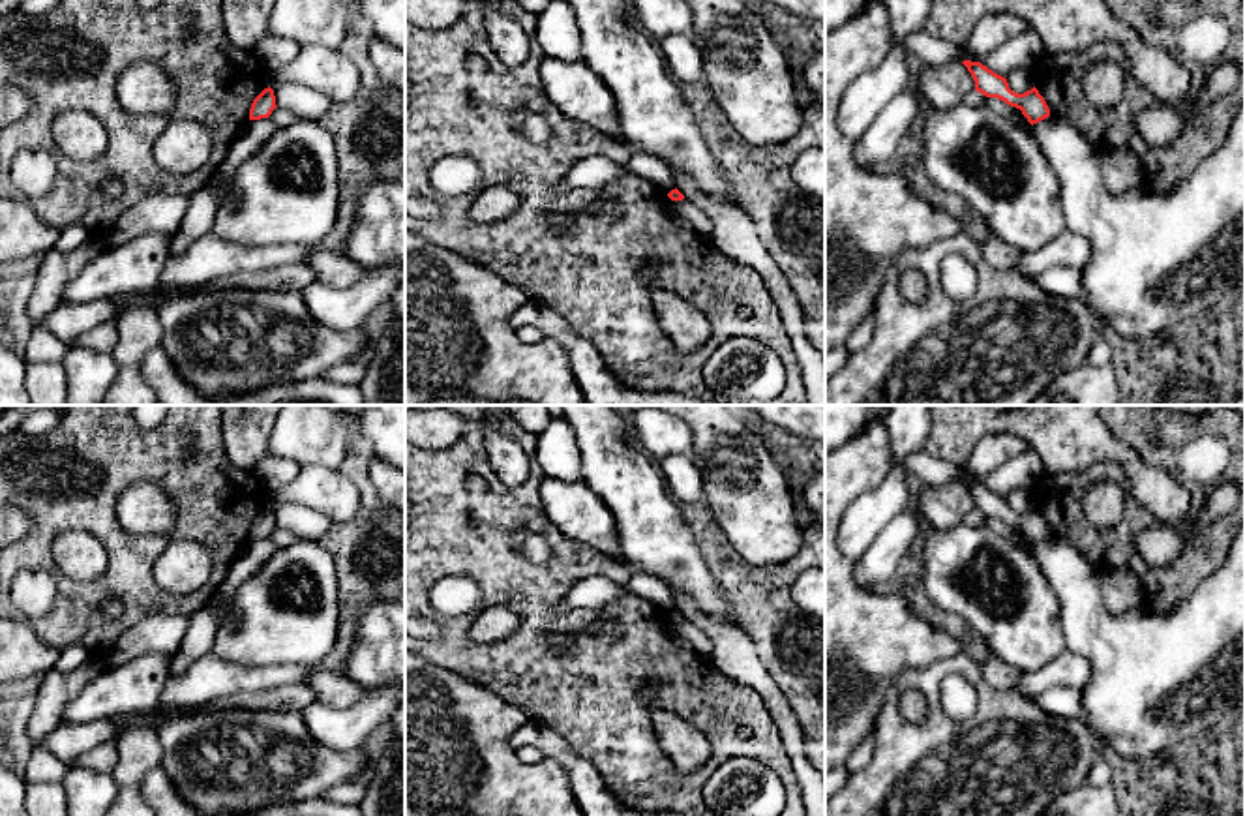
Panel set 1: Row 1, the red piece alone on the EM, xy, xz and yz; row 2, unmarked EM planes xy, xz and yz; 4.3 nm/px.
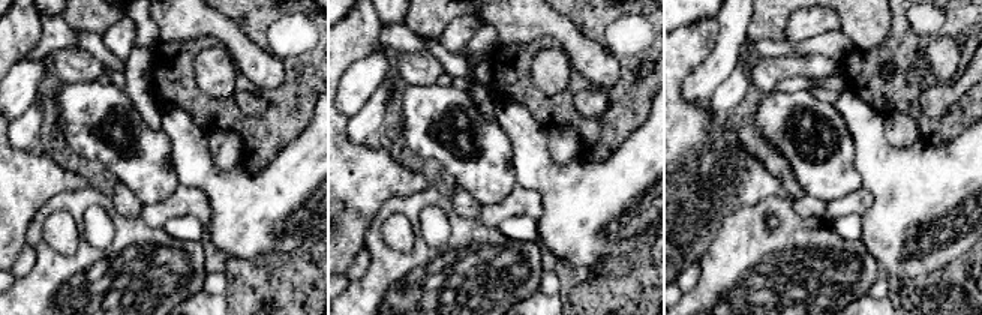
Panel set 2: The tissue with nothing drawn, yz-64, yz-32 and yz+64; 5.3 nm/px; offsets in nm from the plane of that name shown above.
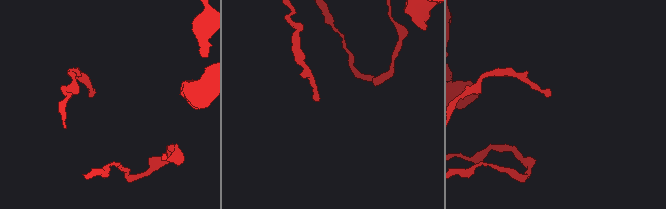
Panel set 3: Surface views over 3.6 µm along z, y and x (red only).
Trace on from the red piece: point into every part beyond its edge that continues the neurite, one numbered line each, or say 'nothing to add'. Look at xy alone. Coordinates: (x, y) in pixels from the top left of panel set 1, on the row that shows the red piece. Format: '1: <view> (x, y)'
nothing to add

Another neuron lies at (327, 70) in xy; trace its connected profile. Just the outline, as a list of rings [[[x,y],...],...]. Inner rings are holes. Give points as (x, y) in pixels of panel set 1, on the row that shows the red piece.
[[[322,45],[302,47],[283,68],[266,73],[270,88],[296,83],[326,94],[334,103],[352,99],[360,90],[360,75],[352,60],[338,49]]]

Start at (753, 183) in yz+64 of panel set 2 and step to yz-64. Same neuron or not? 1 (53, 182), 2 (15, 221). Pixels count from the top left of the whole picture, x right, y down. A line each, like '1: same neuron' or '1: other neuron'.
1: same neuron
2: same neuron

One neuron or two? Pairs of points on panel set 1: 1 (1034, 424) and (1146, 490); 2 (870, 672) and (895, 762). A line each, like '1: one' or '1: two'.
1: one
2: two

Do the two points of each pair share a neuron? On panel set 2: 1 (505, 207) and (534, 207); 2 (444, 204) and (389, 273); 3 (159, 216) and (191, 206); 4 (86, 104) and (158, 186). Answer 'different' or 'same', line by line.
1: same
2: same
3: same
4: same

